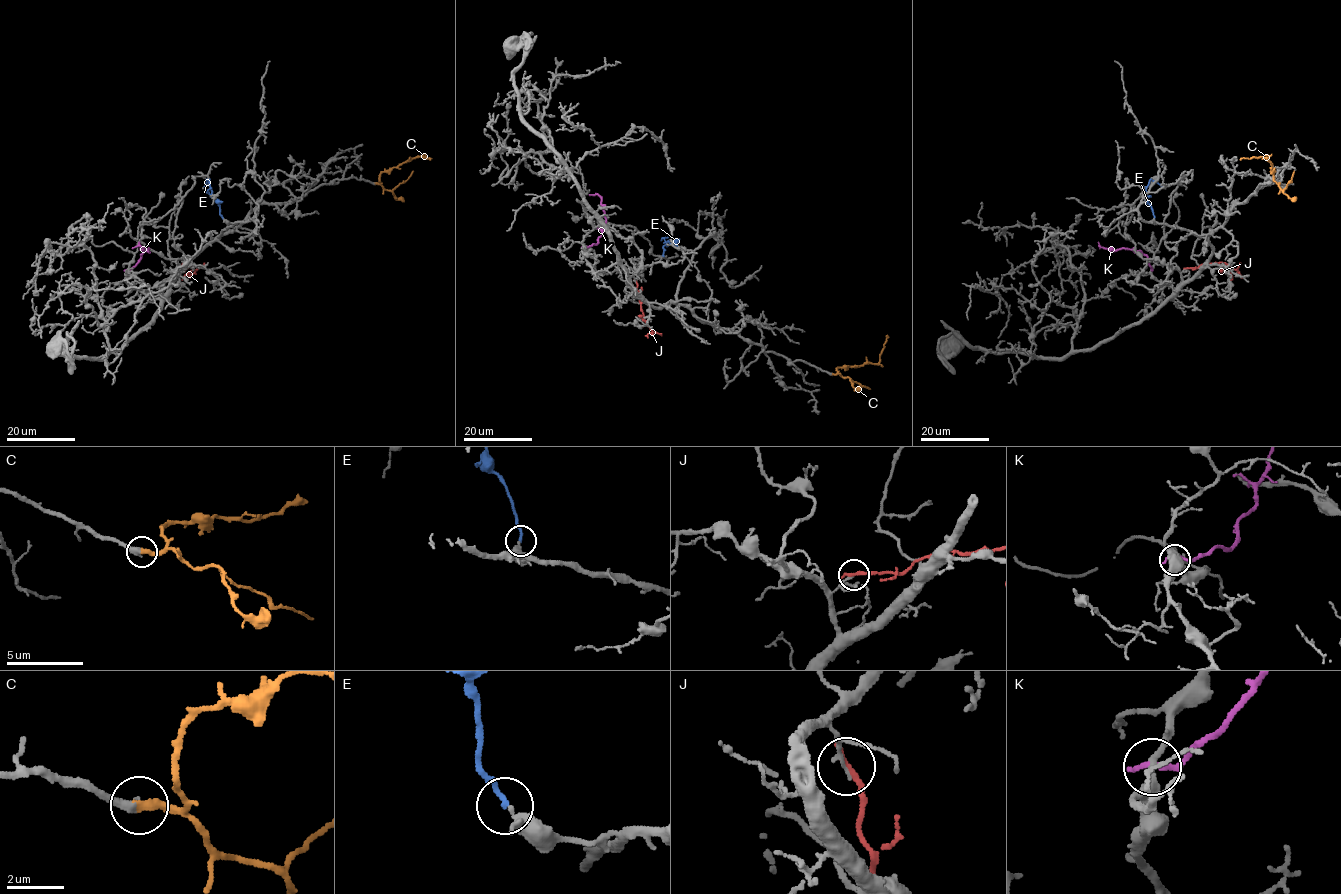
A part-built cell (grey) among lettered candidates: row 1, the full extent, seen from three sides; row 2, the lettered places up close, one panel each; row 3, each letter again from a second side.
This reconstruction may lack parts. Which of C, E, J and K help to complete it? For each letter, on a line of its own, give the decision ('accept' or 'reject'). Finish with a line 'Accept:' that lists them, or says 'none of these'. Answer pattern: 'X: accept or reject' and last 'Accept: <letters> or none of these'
C: accept
E: reject
J: reject
K: reject
Accept: C

